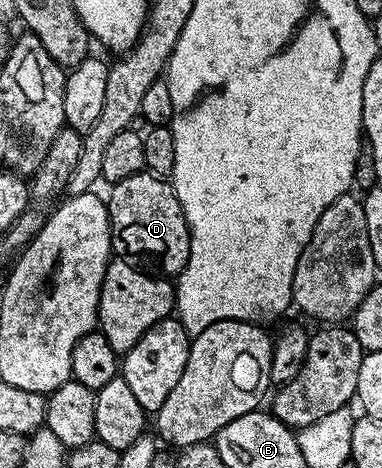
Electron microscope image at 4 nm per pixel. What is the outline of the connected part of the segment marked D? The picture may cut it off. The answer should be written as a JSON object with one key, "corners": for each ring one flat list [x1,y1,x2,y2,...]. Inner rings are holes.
{"corners":[[145,170,130,178,122,178,122,182,111,185,110,191,112,193,107,193,106,203,108,221,112,223,113,249,129,257,157,256,169,277,179,277,190,258,190,234,171,183]]}

